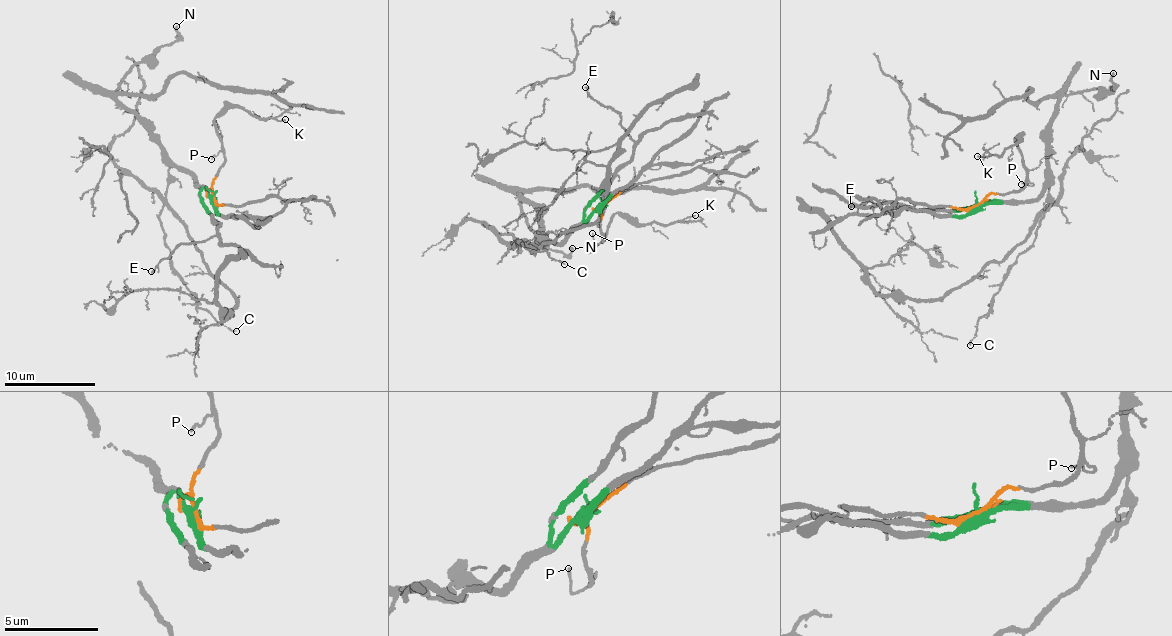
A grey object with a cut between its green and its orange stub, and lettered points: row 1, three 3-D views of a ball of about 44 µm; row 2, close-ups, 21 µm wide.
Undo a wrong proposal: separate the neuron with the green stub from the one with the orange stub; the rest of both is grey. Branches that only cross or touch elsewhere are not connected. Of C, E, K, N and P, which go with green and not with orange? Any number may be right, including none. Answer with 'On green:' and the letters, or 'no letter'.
On green: C, E, N

